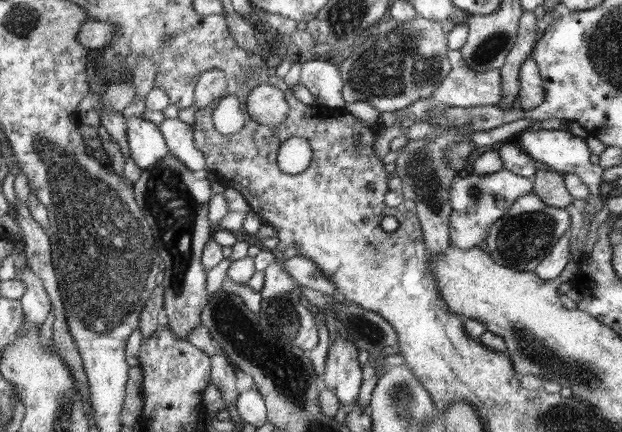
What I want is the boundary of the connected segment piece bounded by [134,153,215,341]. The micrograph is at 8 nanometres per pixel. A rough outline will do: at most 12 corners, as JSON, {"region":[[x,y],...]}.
{"region":[[171,153],[134,197],[166,266],[163,319],[182,341],[210,297],[206,177]]}

